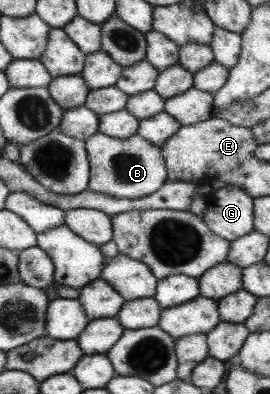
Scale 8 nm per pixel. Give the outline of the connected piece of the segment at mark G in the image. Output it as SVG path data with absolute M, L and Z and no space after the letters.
M227 184L205 195L205 200L206 208L200 219L205 223L205 226L208 226L213 234L231 242L233 239L253 231L253 199L243 189Z

